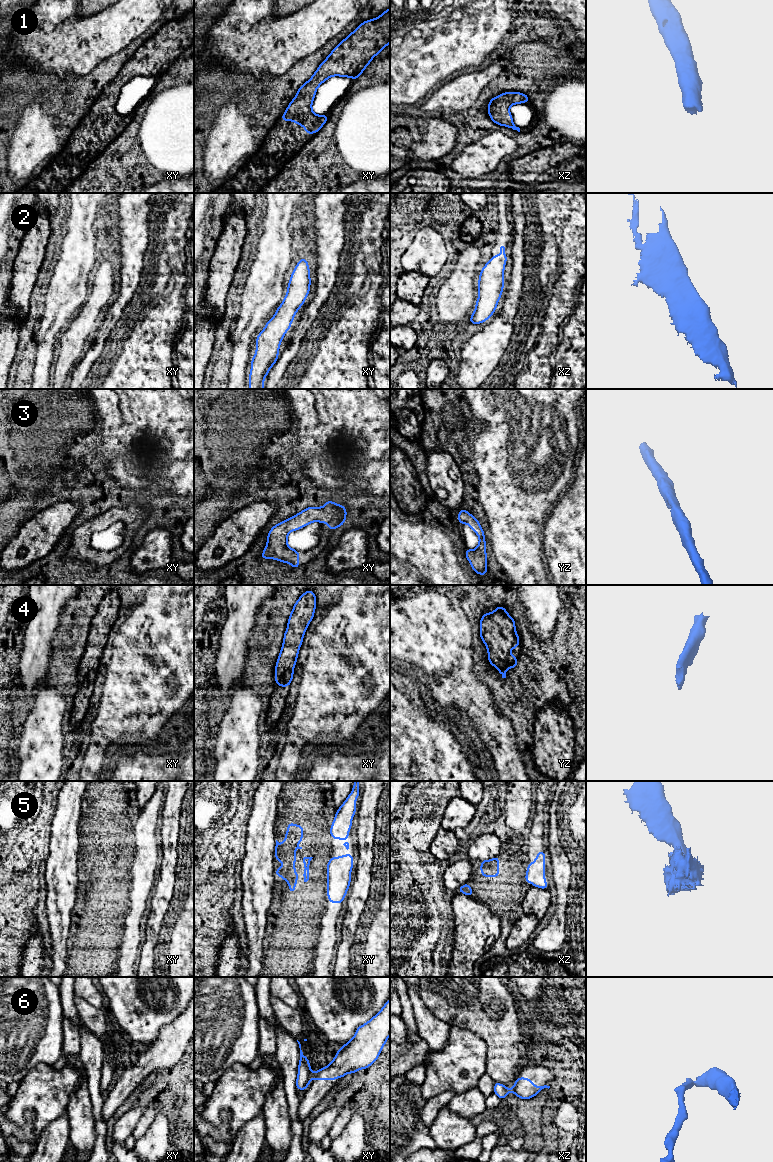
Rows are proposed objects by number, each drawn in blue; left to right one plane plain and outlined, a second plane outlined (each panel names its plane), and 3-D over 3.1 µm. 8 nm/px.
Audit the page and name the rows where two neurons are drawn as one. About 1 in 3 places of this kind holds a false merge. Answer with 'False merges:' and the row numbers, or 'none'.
False merges: 6

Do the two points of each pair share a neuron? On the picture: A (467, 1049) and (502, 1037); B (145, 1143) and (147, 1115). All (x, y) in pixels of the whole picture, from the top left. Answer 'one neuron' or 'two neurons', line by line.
A: two neurons
B: two neurons

